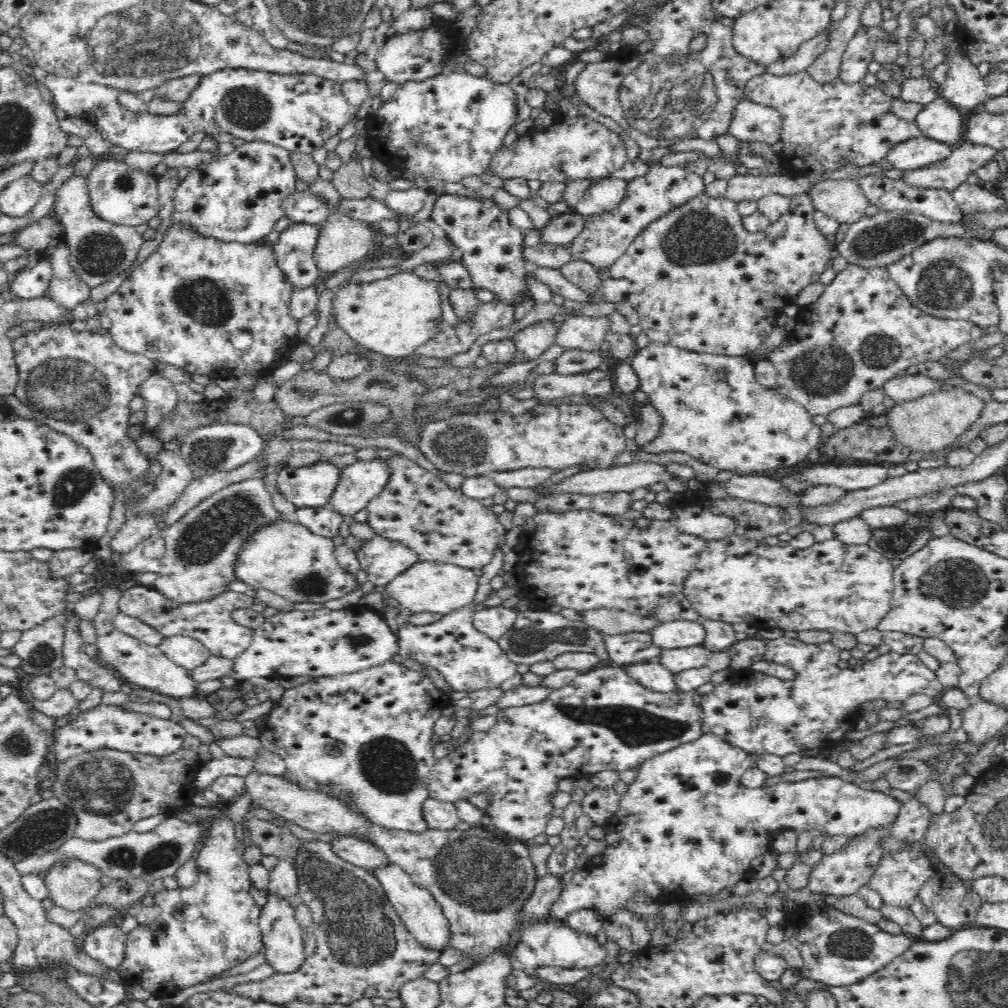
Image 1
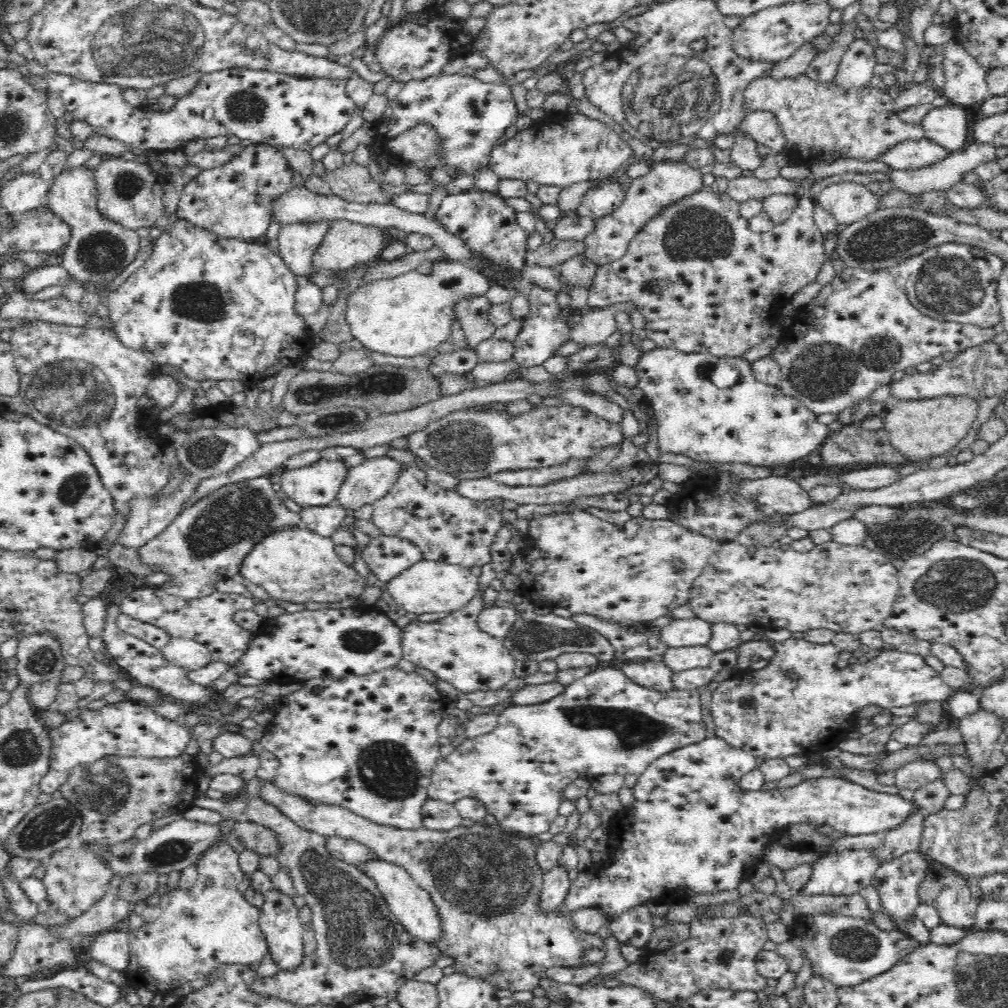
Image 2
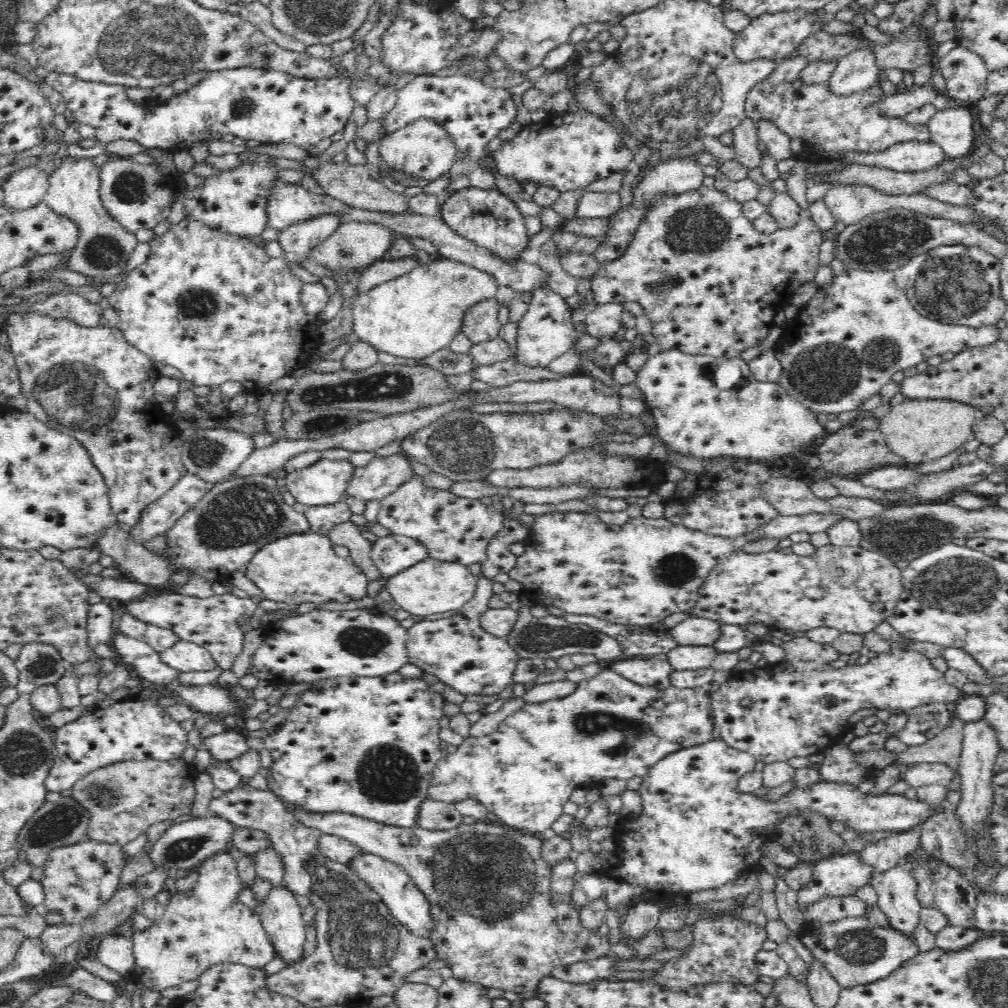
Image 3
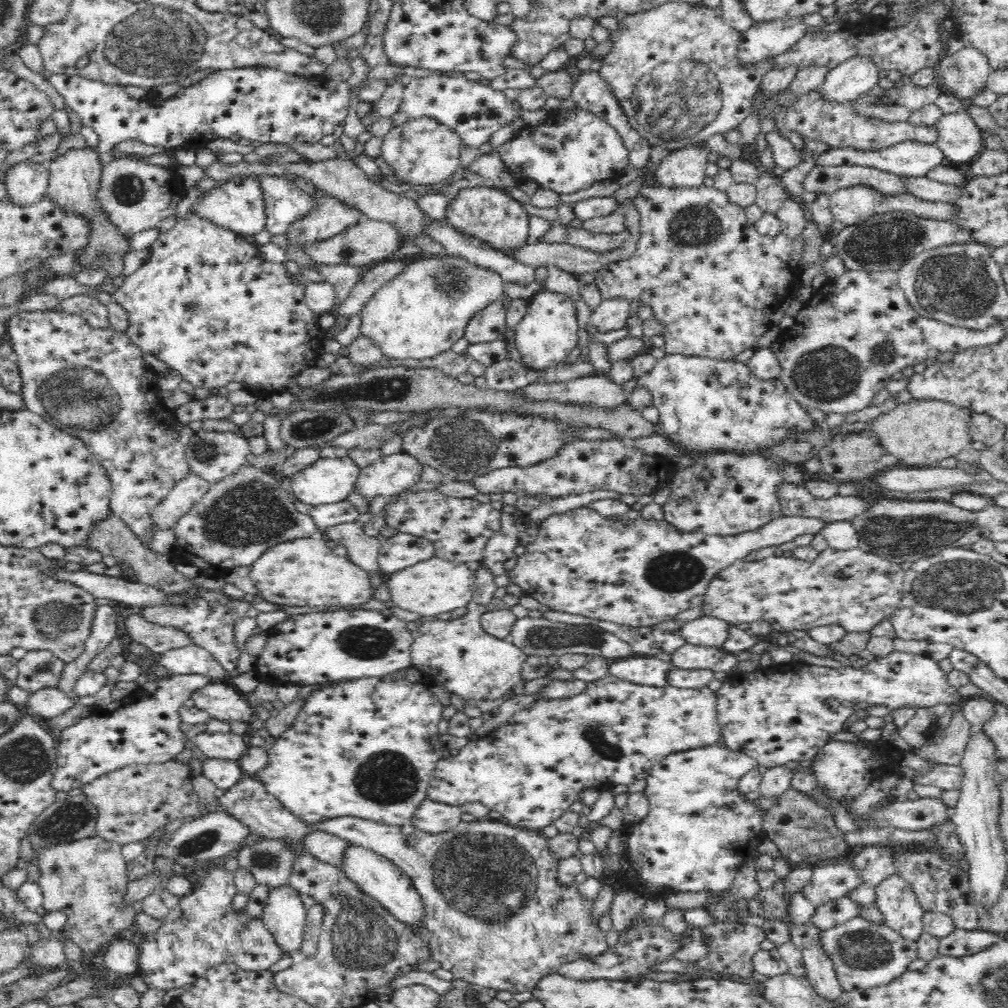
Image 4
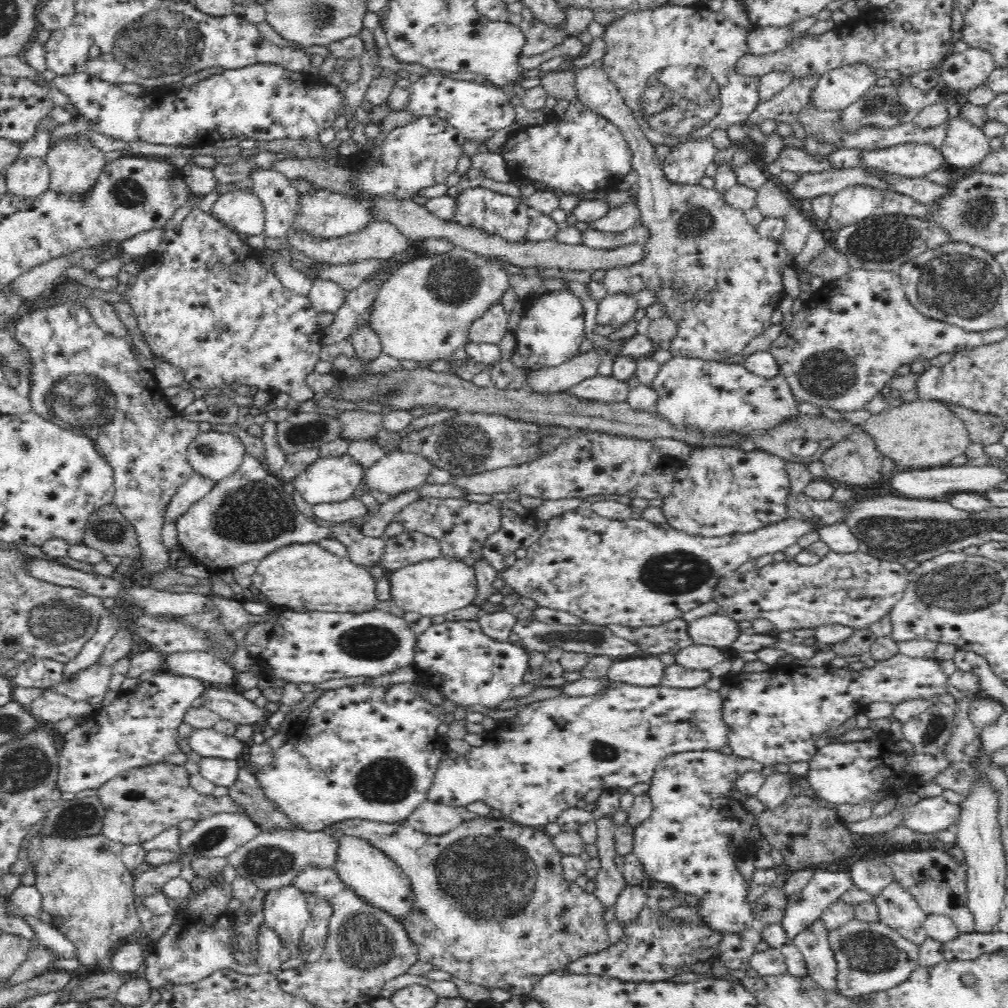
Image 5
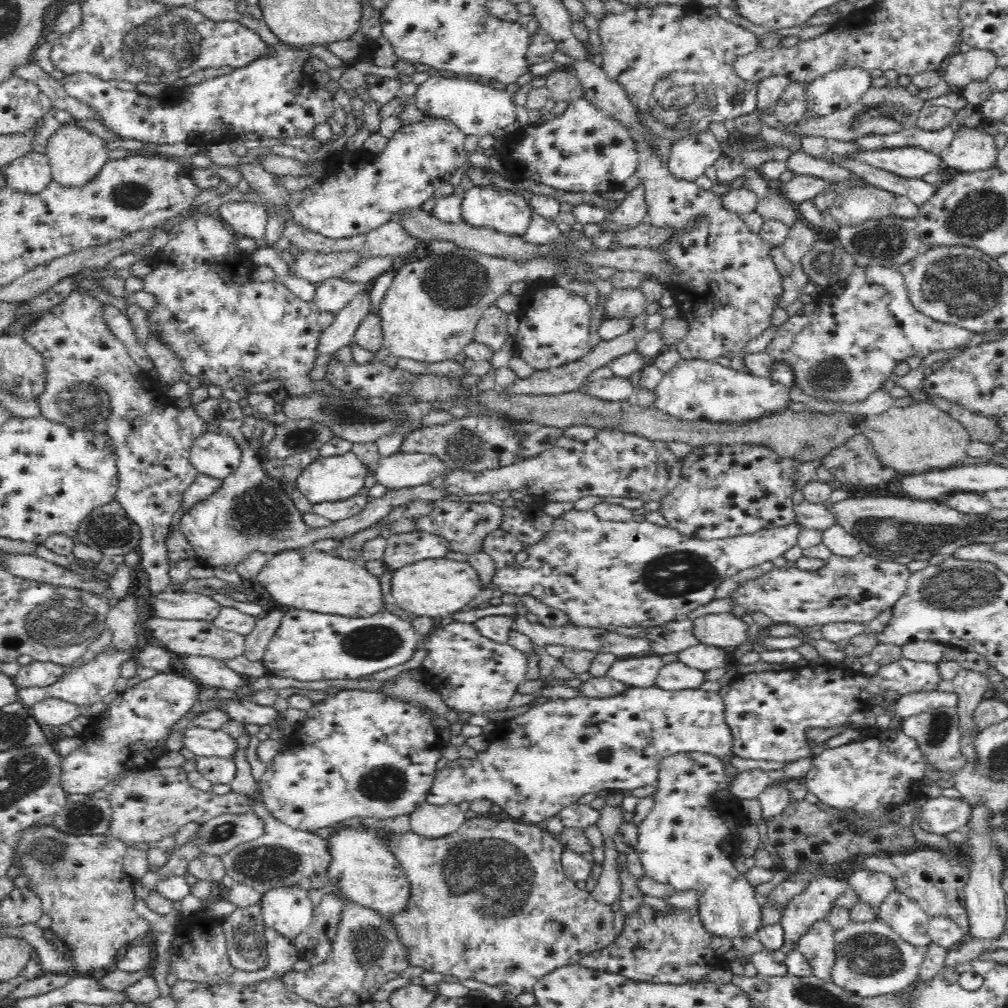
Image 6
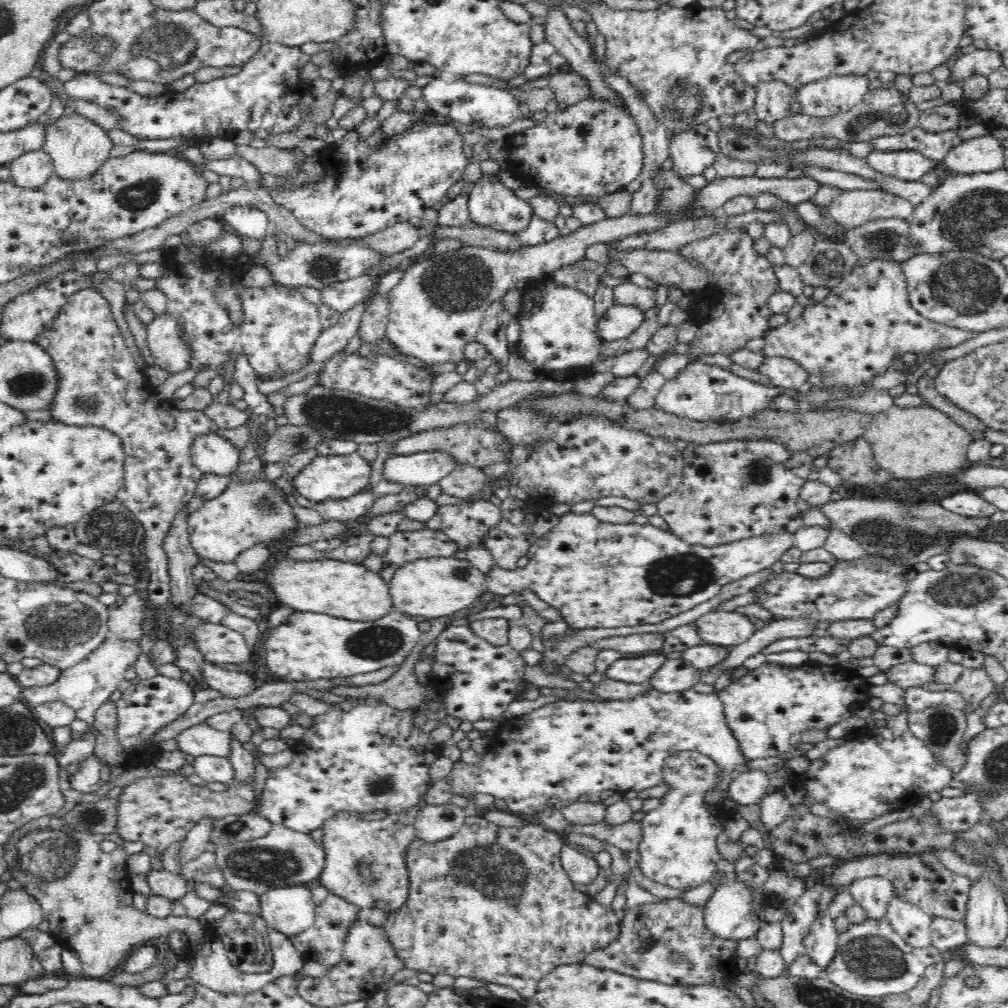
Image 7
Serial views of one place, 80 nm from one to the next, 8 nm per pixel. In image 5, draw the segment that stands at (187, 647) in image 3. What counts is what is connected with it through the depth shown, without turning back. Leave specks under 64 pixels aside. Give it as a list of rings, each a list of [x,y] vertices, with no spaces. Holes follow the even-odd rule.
[[[200,650],[176,651],[164,656],[163,671],[172,676],[191,676],[202,679],[207,685],[228,684],[234,685],[234,669],[226,661],[220,659],[214,652]]]

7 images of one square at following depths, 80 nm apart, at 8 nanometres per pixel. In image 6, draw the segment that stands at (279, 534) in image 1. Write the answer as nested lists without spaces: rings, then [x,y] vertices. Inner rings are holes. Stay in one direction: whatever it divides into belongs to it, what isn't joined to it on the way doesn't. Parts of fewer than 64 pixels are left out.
[[[316,547],[278,551],[267,559],[258,571],[256,580],[276,604],[290,609],[365,617],[379,613],[385,604],[380,580],[365,566]]]

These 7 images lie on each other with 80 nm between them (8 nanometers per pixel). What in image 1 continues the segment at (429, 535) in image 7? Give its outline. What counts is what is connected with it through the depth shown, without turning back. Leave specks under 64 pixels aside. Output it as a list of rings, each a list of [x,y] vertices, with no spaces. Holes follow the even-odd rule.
[[[378,535],[365,541],[356,554],[368,582],[376,585],[376,589],[385,588],[391,580],[419,561],[409,548]]]

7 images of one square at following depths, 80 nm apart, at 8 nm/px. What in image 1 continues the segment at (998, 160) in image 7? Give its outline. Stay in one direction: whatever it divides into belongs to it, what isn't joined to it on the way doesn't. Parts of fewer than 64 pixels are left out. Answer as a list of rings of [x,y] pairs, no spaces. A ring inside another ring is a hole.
[[[929,102],[920,110],[915,122],[925,137],[955,145],[963,136],[964,113],[950,103]]]

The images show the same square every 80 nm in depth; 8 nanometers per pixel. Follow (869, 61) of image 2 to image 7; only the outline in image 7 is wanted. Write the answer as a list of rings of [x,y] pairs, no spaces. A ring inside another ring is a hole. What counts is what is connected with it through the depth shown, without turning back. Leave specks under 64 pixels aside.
[[[831,74],[797,88],[802,113],[815,117],[848,112],[869,90],[870,80],[865,74]]]

